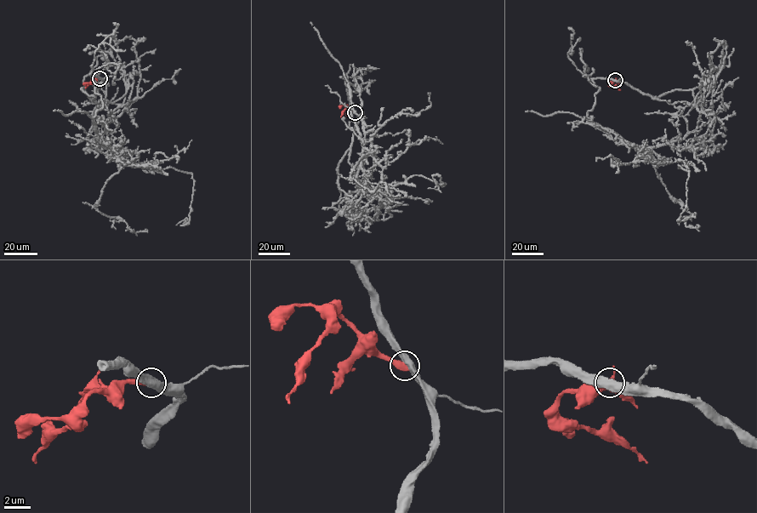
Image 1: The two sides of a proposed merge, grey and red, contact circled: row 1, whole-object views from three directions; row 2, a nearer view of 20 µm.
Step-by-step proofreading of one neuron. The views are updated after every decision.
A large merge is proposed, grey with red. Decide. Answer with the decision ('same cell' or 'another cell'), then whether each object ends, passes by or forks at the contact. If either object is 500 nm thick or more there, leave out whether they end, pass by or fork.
another cell

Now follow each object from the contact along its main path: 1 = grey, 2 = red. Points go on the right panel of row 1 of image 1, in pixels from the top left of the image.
1: (615, 80), (593, 79), (587, 117), (688, 163), (678, 220), (691, 220)
2: (615, 80), (609, 83), (620, 90)

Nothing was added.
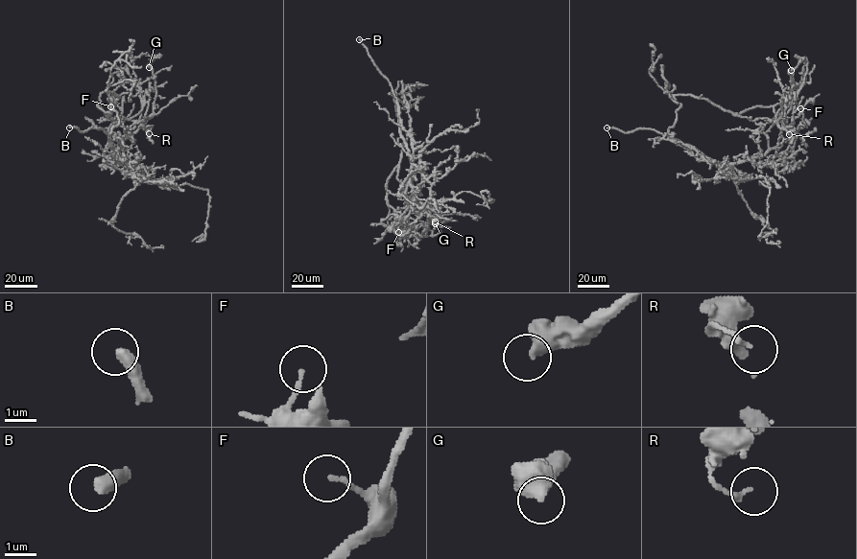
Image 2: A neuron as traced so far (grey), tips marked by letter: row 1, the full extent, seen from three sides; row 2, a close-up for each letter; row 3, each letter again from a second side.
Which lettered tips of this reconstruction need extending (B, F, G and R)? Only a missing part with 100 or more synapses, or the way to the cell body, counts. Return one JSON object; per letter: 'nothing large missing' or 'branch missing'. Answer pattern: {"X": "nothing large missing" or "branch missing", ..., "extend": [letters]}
{"B": "branch missing", "F": "nothing large missing", "G": "nothing large missing", "R": "nothing large missing", "extend": ["B"]}

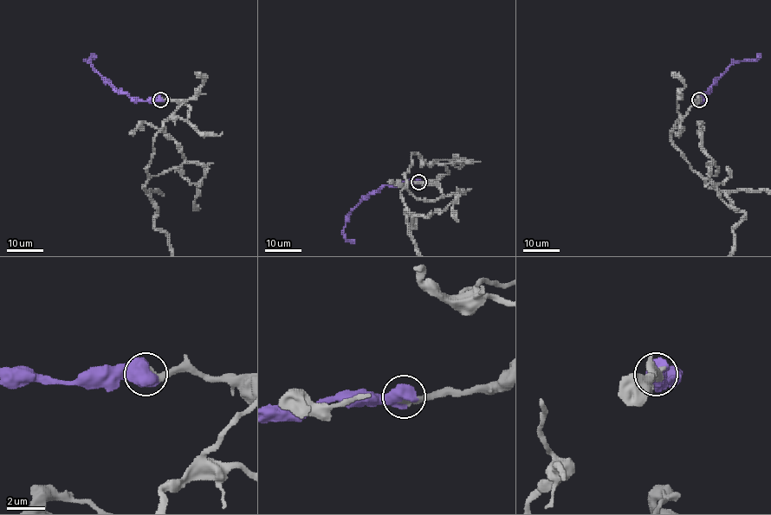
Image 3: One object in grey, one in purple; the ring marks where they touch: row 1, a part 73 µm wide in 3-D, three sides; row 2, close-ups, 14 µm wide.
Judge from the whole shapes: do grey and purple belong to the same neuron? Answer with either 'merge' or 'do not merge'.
merge

